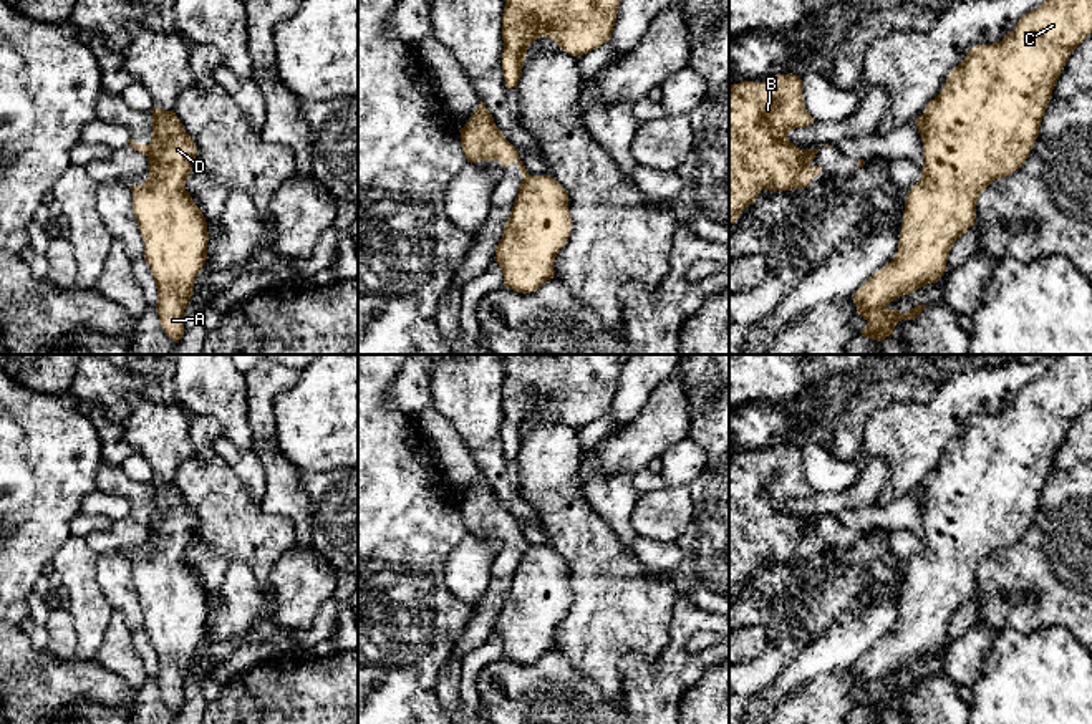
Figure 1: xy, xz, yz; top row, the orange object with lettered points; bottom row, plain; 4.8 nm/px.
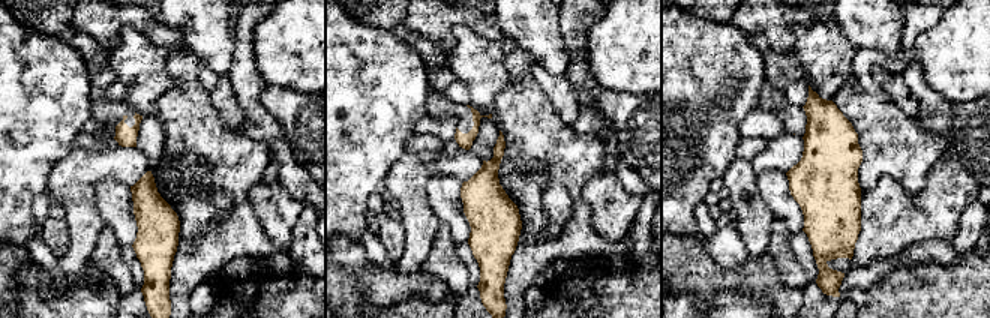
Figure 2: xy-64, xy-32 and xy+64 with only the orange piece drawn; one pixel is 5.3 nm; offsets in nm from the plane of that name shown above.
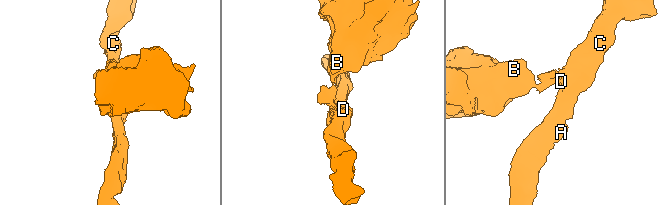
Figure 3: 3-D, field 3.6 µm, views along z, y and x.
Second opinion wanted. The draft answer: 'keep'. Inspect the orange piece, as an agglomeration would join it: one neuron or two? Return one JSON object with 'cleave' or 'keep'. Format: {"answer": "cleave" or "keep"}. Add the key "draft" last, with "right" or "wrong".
{"answer": "cleave", "draft": "wrong"}

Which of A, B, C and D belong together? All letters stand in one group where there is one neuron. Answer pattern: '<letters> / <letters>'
A C D / B

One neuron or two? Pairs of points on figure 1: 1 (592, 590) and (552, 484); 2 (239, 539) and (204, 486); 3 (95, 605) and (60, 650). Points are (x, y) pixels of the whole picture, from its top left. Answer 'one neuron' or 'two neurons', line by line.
1: one neuron
2: one neuron
3: two neurons

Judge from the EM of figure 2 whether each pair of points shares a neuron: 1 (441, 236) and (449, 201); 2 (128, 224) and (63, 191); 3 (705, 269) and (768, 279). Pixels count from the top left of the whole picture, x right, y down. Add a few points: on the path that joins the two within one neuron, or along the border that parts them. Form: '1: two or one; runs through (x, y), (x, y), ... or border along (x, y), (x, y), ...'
1: two; border along (441, 222), (447, 227), (456, 245)
2: two; border along (114, 177), (95, 185), (95, 206), (105, 224)
3: one; runs through (720, 279), (753, 279)

